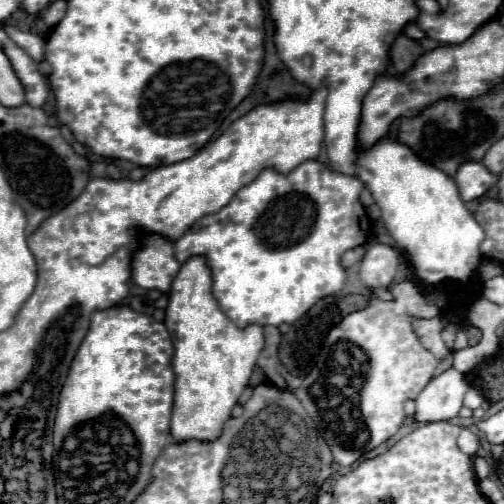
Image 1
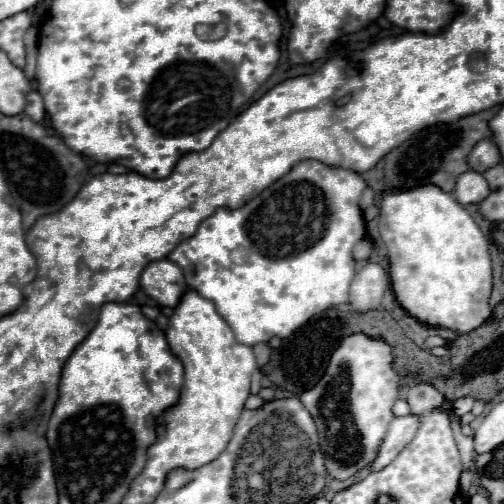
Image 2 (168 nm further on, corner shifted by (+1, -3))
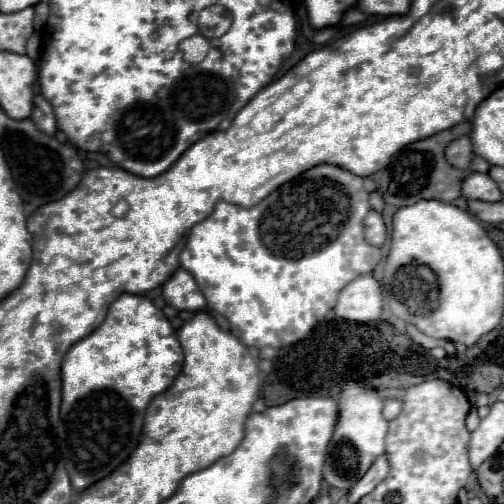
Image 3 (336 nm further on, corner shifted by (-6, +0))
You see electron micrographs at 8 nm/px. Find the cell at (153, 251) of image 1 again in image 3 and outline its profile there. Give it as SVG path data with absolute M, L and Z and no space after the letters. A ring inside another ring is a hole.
M177 269L173 277L163 285L165 301L179 311L199 311L207 307L207 301L201 289L195 285L195 279L185 269Z

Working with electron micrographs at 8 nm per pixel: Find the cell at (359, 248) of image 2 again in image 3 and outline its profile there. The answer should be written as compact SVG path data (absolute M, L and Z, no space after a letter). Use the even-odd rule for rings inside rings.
M369 211L367 217L365 217L365 239L371 243L371 245L383 245L385 243L385 237L387 237L387 231L385 231L385 223L381 219L381 213L377 211Z

